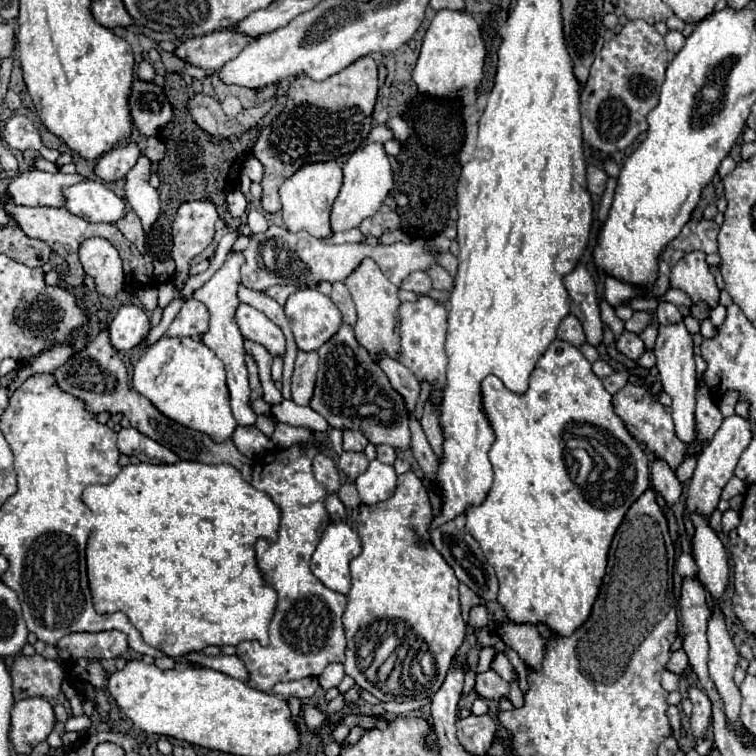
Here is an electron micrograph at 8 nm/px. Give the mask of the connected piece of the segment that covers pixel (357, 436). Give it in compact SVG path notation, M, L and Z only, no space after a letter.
M343 431L343 451L363 451L367 437L359 431Z

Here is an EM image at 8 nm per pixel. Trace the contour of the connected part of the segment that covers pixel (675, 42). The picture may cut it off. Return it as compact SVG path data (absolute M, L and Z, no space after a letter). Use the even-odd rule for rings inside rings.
M669 31L669 33L665 35L665 43L667 43L667 49L669 49L669 51L677 53L677 51L681 51L681 47L685 45L685 37L681 35L680 31Z

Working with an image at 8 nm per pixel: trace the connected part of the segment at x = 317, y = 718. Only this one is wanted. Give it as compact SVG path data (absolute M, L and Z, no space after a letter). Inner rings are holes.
M307 705L307 707L305 707L305 721L307 721L307 725L309 725L311 729L317 729L317 727L321 727L321 723L325 721L325 717L323 717L323 713L321 713L319 709L315 709L313 705Z

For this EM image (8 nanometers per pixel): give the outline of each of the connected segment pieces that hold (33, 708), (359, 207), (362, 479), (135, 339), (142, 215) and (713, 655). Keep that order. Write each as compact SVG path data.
M29 697L15 703L11 711L9 739L17 753L31 753L53 731L55 713L47 699Z
M371 143L365 149L355 151L349 161L343 165L343 187L339 191L339 197L333 203L331 209L331 229L333 233L337 231L347 231L353 227L359 227L363 219L375 215L379 207L383 205L385 197L389 195L393 187L393 173L391 173L391 163L387 153L383 151L383 145Z
M377 459L369 463L369 467L355 479L355 487L365 505L375 505L393 495L397 487L397 475L391 465L385 465Z
M127 303L123 305L109 325L111 345L119 351L129 351L139 345L149 333L149 319L143 307Z
M141 155L137 163L133 165L133 169L125 175L125 187L123 187L125 199L131 205L131 209L137 213L137 217L141 219L145 233L151 233L151 225L157 221L161 213L159 193L149 183L149 175L151 175L149 165L151 161L145 155Z
M721 607L711 609L711 617L707 625L707 641L709 641L709 677L713 679L715 689L721 695L727 727L737 735L745 735L747 731L739 719L741 691L733 683L733 671L737 667L739 653L727 631Z

